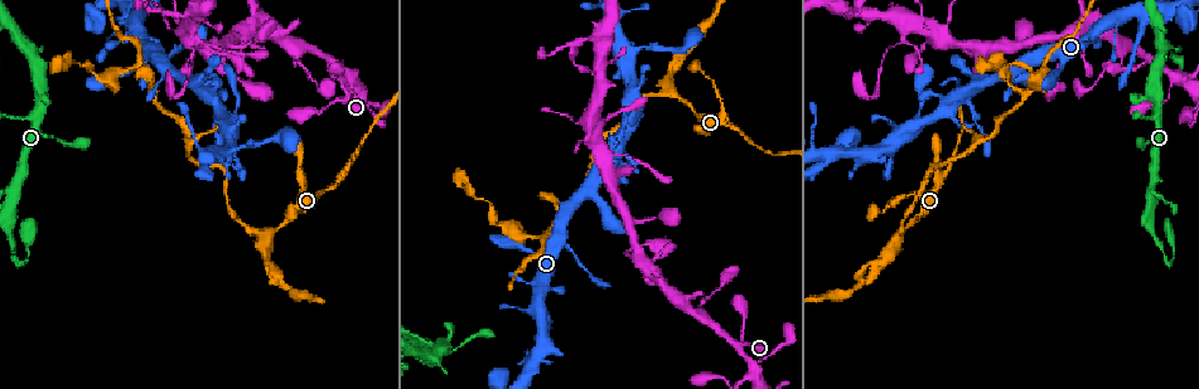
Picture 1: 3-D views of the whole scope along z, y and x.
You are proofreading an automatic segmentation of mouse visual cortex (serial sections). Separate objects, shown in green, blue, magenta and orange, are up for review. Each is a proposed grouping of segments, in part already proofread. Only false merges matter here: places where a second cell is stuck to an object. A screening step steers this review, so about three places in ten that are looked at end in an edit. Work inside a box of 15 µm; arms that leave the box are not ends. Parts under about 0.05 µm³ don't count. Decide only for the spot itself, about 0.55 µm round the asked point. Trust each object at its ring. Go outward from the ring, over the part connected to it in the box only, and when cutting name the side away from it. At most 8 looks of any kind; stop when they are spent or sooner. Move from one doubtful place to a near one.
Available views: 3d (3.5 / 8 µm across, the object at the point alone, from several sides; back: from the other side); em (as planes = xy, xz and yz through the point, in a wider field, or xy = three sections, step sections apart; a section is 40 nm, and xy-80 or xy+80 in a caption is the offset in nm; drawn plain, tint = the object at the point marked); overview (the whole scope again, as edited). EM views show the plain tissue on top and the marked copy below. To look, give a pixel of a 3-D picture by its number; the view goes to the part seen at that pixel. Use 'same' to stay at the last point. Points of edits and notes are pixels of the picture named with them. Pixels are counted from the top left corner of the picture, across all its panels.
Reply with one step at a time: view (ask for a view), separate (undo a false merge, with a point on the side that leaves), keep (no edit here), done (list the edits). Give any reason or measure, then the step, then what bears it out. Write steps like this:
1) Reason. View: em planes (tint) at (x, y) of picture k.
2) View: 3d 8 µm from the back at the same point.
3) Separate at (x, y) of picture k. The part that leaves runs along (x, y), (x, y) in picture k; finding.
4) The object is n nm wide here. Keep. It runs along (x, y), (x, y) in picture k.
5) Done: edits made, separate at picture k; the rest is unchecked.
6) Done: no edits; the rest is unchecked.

Abrupt turn. View: em xy step 2 (tint) at (28, 253) of picture 1.

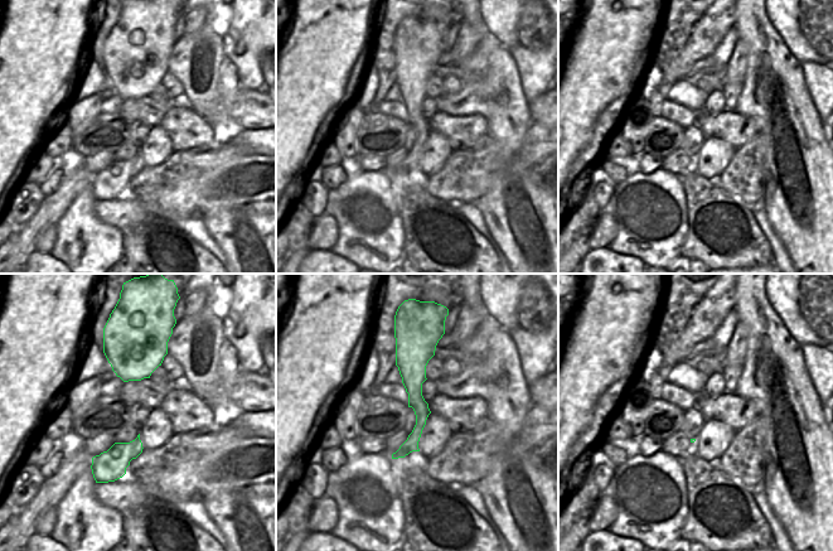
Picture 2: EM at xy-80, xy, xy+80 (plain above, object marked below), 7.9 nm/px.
View: 3d 3.5 µm at the same point.

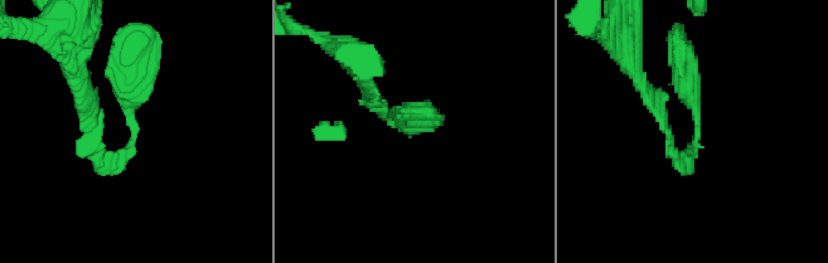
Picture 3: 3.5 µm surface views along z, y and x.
The arms are 150, 350 nm wide. Keep. It runs along (87, 134), (107, 160), (130, 145), (138, 44) in picture 3; continuous, no second cell.

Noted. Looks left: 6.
Side arm on a straight run. View: 3d 8 µm at (630, 53) of picture 1.

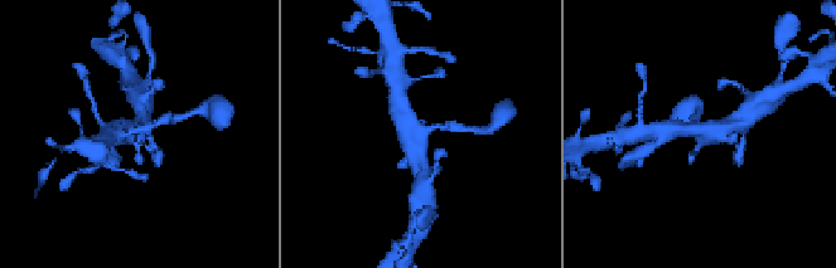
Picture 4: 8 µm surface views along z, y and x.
Now the EM. View: em planes (tint) at (421, 135) of picture 4.

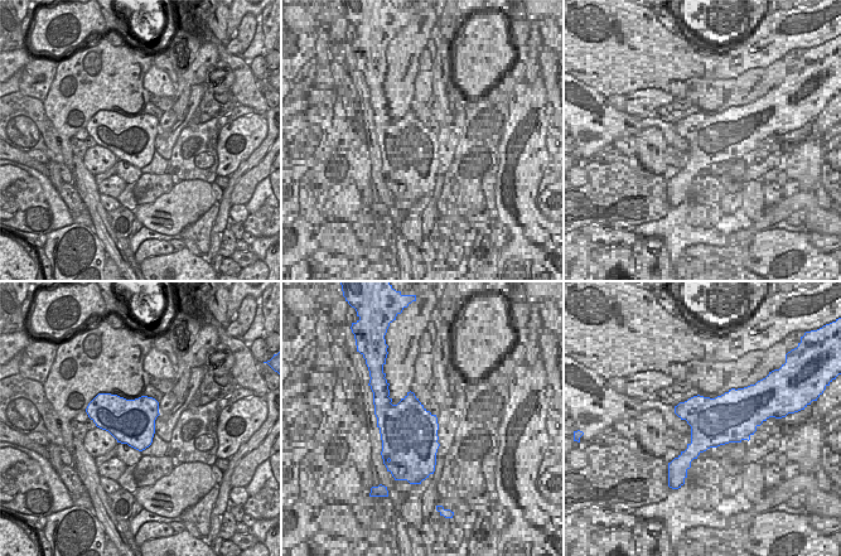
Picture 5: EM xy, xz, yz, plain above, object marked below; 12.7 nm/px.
The object is 600 nm wide here. Keep. It runs along (423, 171), (401, 107) in picture 4; continuous, no second cell.

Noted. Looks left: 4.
Branch point. View: 3d 3.5 µm at (672, 93) of picture 1.

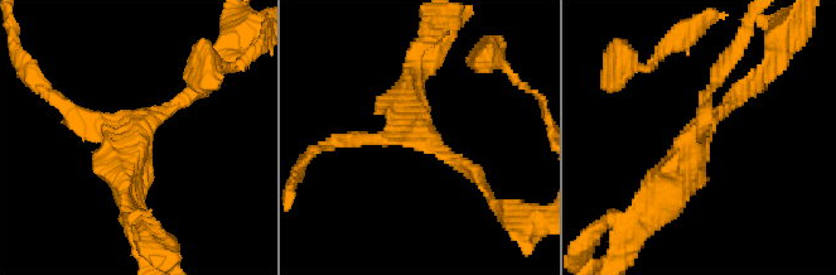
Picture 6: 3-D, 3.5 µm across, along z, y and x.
3 arms meet here; the arms are 150, 150, 350 nm wide. View: em xy step 3 (tint) at (694, 135) of picture 6.

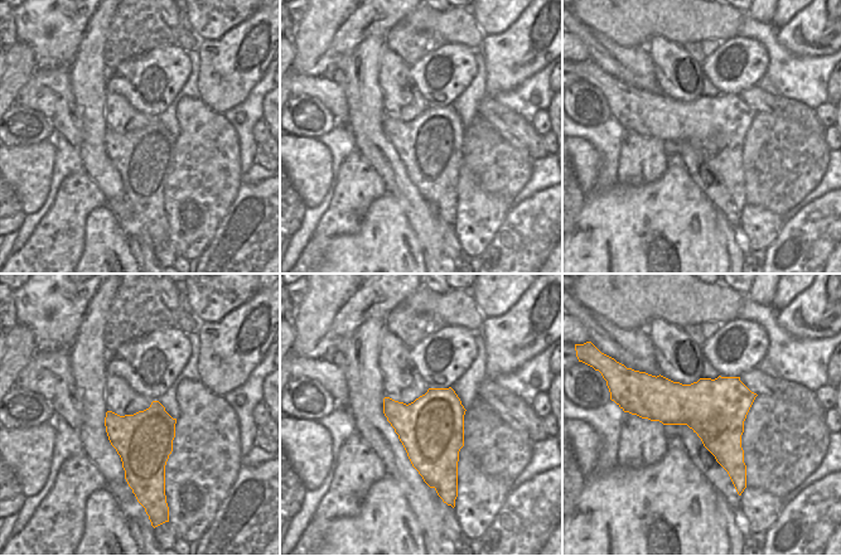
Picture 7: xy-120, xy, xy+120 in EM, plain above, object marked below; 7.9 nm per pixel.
Keep. It runs along (478, 178), (420, 133), (342, 143) in picture 6; one cell here.

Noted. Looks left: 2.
Done: no edits; the rest is unchecked.

